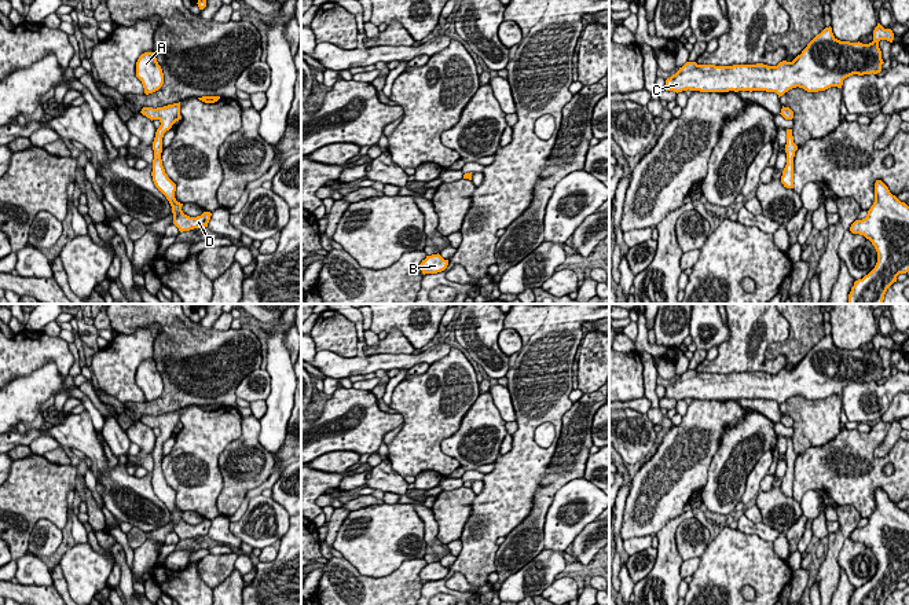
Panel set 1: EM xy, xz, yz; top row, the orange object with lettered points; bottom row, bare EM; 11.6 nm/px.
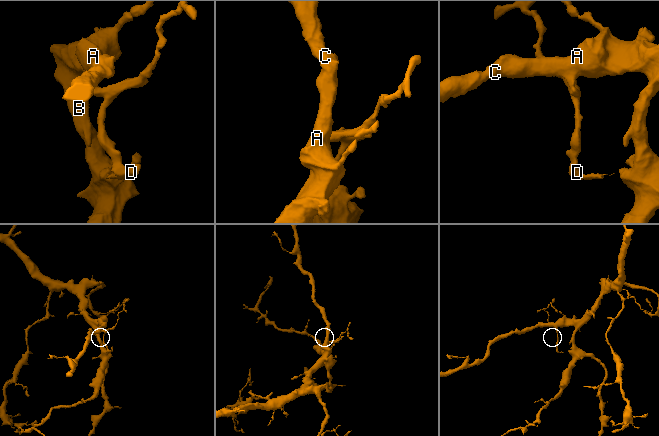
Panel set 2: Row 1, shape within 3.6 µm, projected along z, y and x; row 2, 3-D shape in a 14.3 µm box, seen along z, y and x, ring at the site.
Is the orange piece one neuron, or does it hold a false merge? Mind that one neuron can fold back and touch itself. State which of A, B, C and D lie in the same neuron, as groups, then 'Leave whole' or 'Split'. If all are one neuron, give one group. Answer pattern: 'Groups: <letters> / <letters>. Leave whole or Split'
Groups: A B C / D. Split

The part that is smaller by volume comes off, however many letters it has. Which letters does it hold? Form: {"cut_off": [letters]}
{"cut_off": ["D"]}

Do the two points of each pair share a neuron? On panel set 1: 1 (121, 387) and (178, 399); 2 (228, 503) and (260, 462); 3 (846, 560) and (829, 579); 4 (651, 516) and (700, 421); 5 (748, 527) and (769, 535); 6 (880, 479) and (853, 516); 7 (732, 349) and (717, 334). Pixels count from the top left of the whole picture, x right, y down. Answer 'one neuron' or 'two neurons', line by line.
1: two neurons
2: one neuron
3: two neurons
4: one neuron
5: one neuron
6: two neurons
7: two neurons

